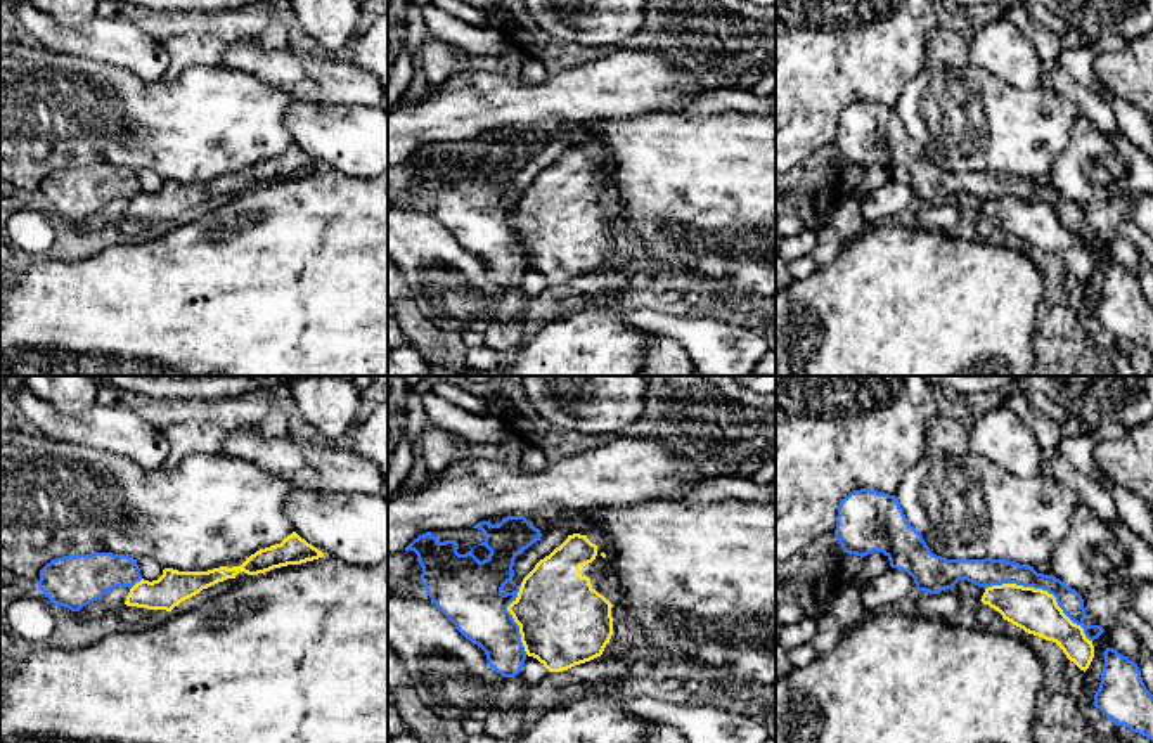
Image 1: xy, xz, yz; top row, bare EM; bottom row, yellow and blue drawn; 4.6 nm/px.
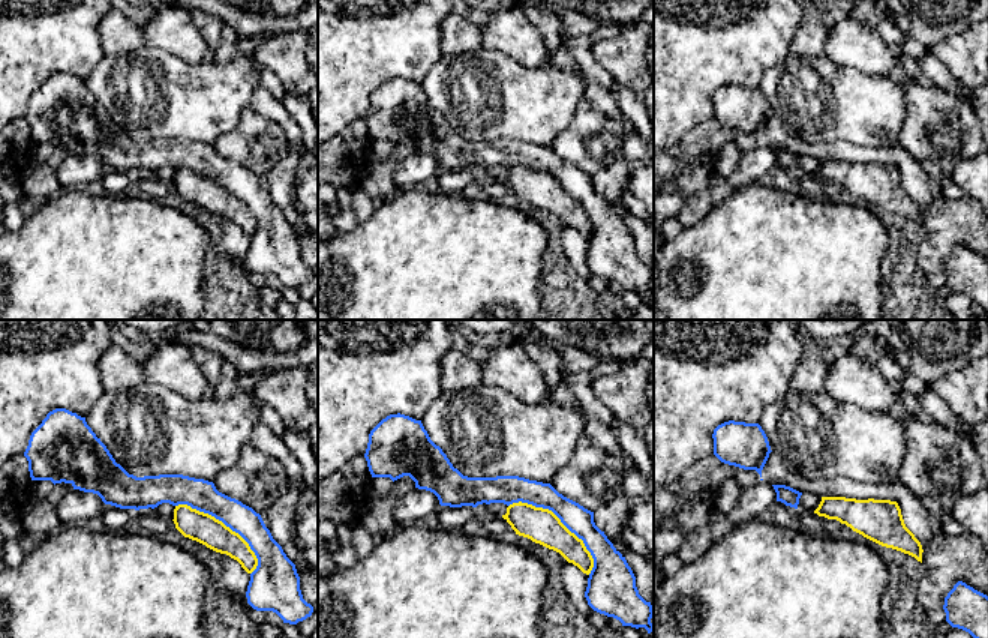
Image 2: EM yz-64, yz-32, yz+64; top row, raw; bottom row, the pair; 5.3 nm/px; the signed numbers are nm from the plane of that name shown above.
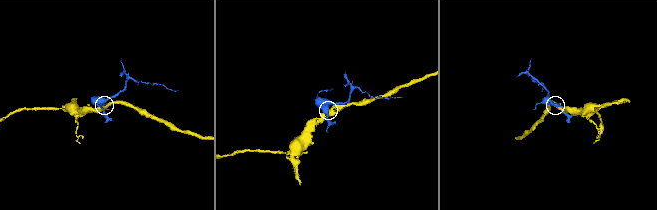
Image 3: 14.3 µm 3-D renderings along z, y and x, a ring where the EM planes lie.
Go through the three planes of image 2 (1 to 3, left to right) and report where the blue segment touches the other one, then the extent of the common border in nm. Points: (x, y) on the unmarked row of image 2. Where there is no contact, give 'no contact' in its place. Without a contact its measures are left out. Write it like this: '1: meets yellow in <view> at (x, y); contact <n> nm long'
1: meets yellow in yz-64 at (222, 186); contact 550 nm long
2: meets yellow in yz-32 at (559, 185); contact 600 nm long
3: no contact

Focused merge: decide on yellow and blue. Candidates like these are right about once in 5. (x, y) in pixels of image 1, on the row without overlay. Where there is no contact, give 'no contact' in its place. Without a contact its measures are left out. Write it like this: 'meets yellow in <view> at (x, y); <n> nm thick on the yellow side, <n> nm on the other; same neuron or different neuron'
meets yellow in yz at (1041, 201); 200 nm thick on the yellow side, 130 nm on the other; different neuron

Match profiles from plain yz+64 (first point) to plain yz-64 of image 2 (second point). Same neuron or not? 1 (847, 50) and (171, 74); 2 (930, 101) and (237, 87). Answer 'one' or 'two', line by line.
1: two
2: two

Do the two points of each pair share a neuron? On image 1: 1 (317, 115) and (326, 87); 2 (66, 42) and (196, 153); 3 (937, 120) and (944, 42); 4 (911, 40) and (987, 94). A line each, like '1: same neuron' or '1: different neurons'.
1: different neurons
2: different neurons
3: different neurons
4: different neurons

